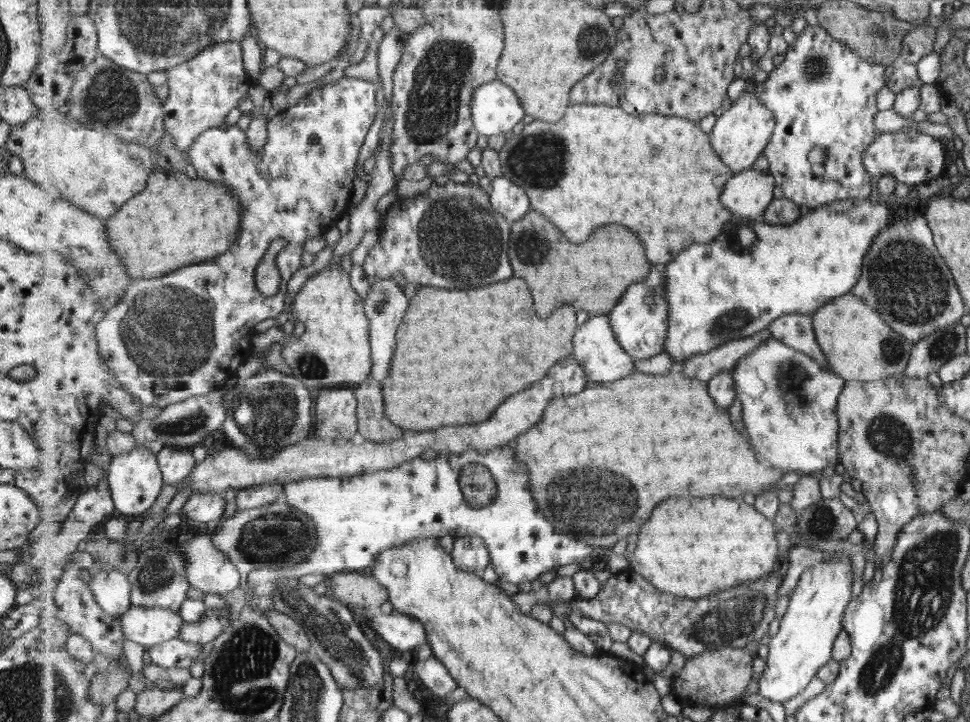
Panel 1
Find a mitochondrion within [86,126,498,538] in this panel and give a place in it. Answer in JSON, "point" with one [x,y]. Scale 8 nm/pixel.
{"point":[167,331]}

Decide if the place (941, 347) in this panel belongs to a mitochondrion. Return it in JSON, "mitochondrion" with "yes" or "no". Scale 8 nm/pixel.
{"mitochondrion":"yes"}

